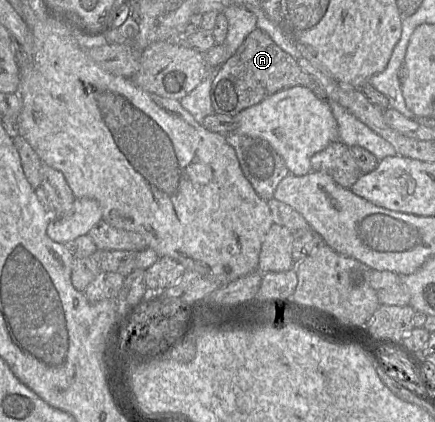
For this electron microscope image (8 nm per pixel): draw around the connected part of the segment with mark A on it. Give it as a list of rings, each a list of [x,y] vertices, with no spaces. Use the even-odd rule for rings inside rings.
[[[256,27],[213,79],[210,89],[212,109],[216,114],[236,116],[270,95],[295,86],[306,87],[318,98],[328,100],[320,83],[303,71],[297,60],[284,52],[266,32]]]

